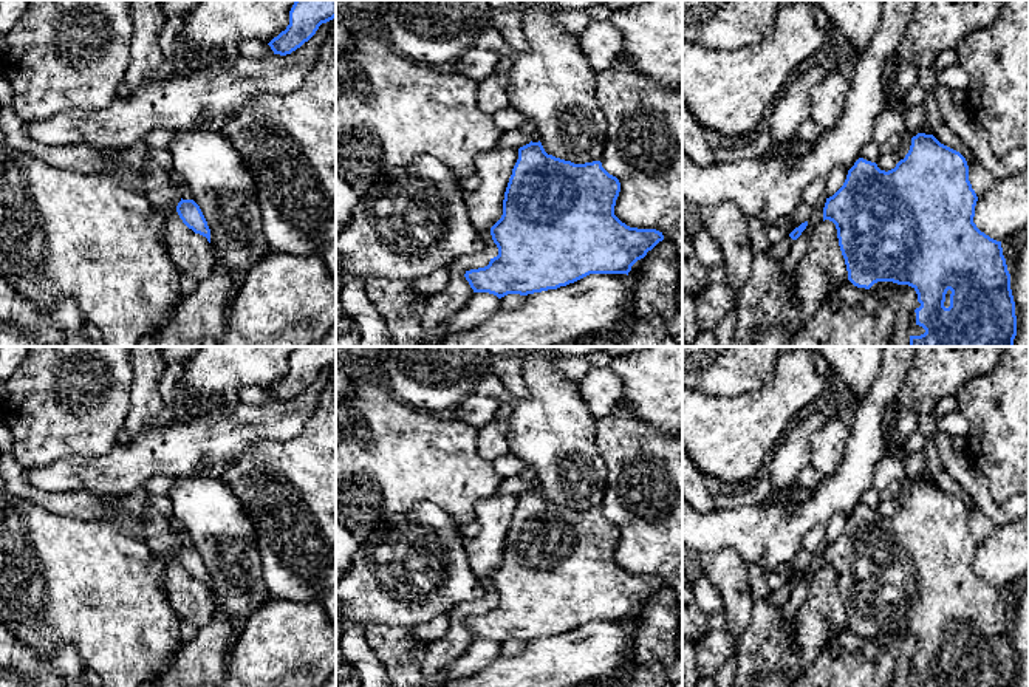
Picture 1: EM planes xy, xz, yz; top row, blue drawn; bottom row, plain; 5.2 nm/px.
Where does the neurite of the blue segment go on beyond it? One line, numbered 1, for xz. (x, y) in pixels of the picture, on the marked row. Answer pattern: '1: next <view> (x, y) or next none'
1: next none

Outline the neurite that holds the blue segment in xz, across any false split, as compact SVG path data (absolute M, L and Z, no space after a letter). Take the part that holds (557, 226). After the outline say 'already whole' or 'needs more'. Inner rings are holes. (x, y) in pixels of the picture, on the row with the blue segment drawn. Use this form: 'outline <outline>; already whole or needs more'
outline M542 142L518 149L504 200L503 215L491 227L498 255L489 265L466 271L473 292L489 292L498 299L508 294L528 296L557 289L590 274L627 274L659 241L662 232L638 229L614 215L620 183L600 161L574 164L548 155Z; already whole

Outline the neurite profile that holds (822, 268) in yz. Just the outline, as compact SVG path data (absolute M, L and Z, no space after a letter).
M822 221L811 232L794 274L794 303L798 308L800 322L808 323L815 311L828 302L829 292L848 280L845 258L832 221Z

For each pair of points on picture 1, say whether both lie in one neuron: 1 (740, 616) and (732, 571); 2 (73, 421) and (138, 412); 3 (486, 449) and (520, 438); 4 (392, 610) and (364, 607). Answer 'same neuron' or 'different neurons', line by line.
1: same neuron
2: different neurons
3: different neurons
4: same neuron

